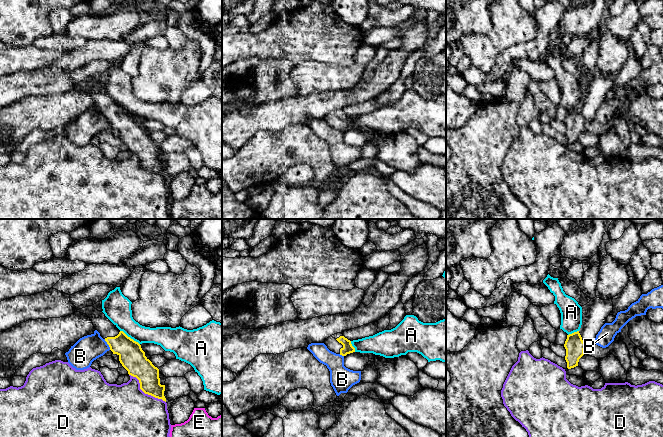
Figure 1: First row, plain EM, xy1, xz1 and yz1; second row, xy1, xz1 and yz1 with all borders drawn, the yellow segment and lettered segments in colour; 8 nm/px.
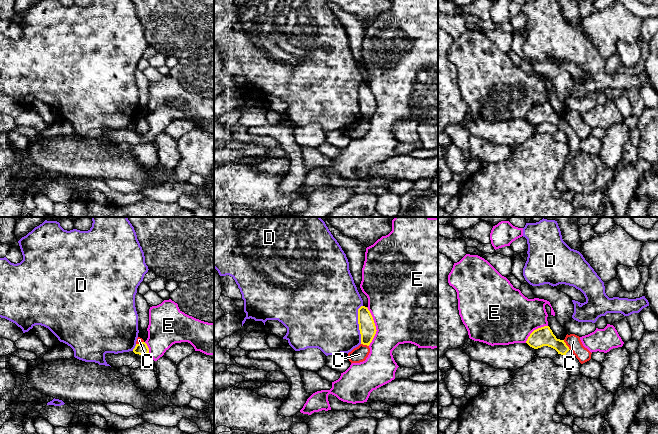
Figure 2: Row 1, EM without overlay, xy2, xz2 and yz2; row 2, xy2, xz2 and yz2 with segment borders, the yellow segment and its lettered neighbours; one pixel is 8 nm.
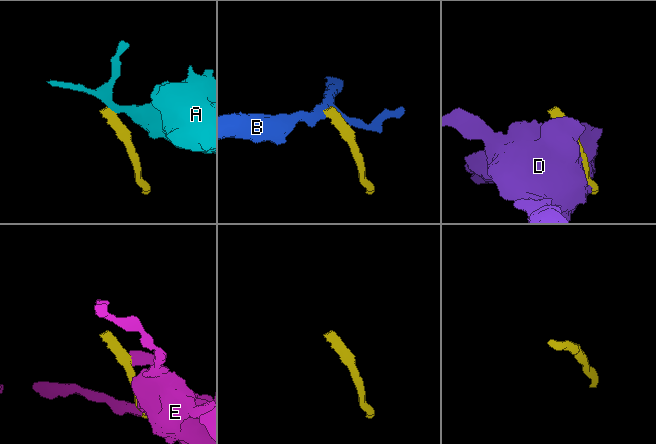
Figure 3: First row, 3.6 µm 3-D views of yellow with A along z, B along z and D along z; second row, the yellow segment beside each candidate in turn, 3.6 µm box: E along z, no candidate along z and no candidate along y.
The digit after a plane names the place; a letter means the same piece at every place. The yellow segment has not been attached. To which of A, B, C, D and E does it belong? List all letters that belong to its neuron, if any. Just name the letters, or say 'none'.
none

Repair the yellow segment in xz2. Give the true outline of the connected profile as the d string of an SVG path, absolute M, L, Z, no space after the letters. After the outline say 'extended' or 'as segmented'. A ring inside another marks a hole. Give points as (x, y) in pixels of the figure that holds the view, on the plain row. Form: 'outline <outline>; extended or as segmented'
outline M361 82L358 85L358 100L361 110L361 120L369 122L377 106L373 93L365 82Z; as segmented

